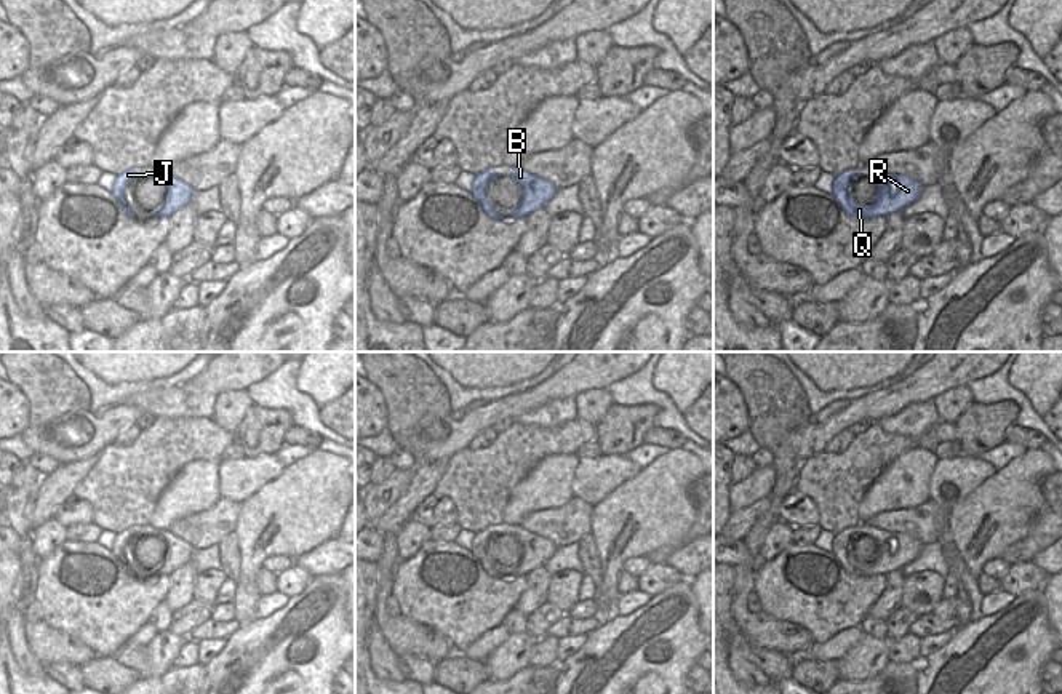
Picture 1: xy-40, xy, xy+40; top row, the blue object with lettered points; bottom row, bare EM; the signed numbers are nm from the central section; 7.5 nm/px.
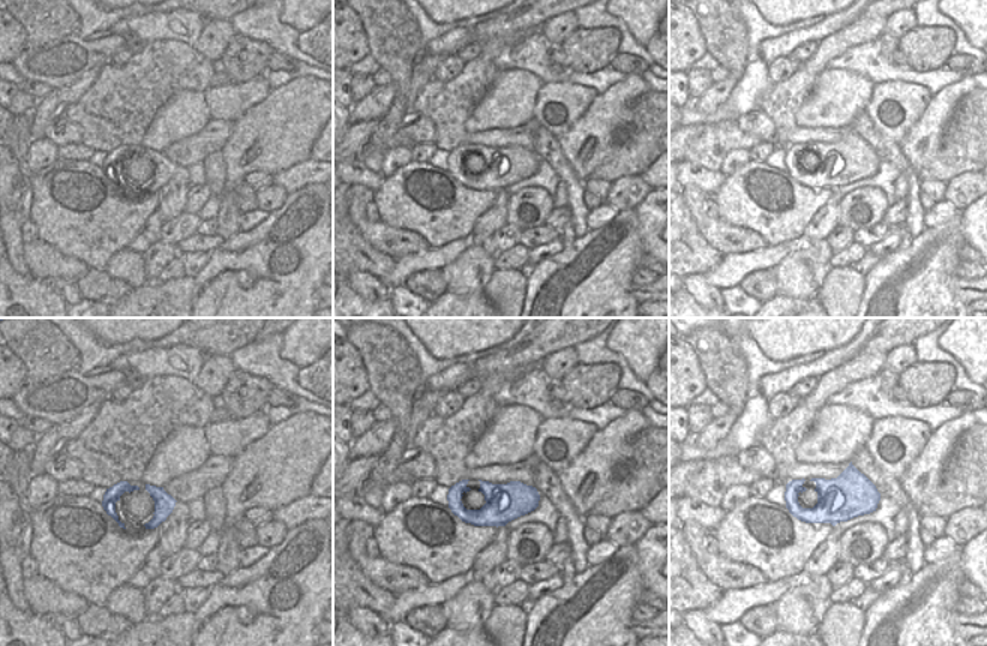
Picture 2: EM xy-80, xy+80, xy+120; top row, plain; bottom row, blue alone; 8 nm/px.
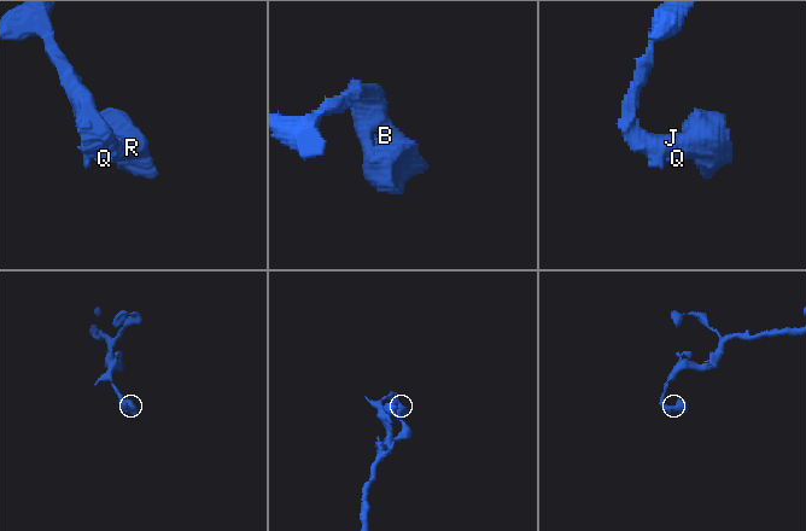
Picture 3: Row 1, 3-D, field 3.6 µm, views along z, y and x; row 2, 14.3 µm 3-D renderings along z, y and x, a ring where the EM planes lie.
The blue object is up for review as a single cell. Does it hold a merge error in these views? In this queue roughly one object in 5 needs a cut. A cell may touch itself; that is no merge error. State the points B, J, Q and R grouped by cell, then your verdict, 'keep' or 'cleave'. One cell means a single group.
B J Q R | keep

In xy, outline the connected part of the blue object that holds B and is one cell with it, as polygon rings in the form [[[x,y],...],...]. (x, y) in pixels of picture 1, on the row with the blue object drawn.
[[[512,166],[512,179],[520,185],[523,195],[520,198],[518,208],[504,217],[491,208],[493,198],[486,198],[486,193],[491,193],[491,189],[486,189],[486,184],[491,179],[501,179],[494,168],[488,168],[486,171],[477,174],[472,181],[470,195],[480,203],[486,216],[494,221],[526,217],[528,214],[544,208],[544,205],[557,193],[555,185],[552,185],[549,181],[529,174],[520,166]]]

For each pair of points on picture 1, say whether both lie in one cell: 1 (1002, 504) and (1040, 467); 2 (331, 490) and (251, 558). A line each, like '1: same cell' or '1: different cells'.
1: same cell
2: same cell

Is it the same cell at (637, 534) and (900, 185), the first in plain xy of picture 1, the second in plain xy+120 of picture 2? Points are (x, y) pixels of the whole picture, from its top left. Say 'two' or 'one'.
two

